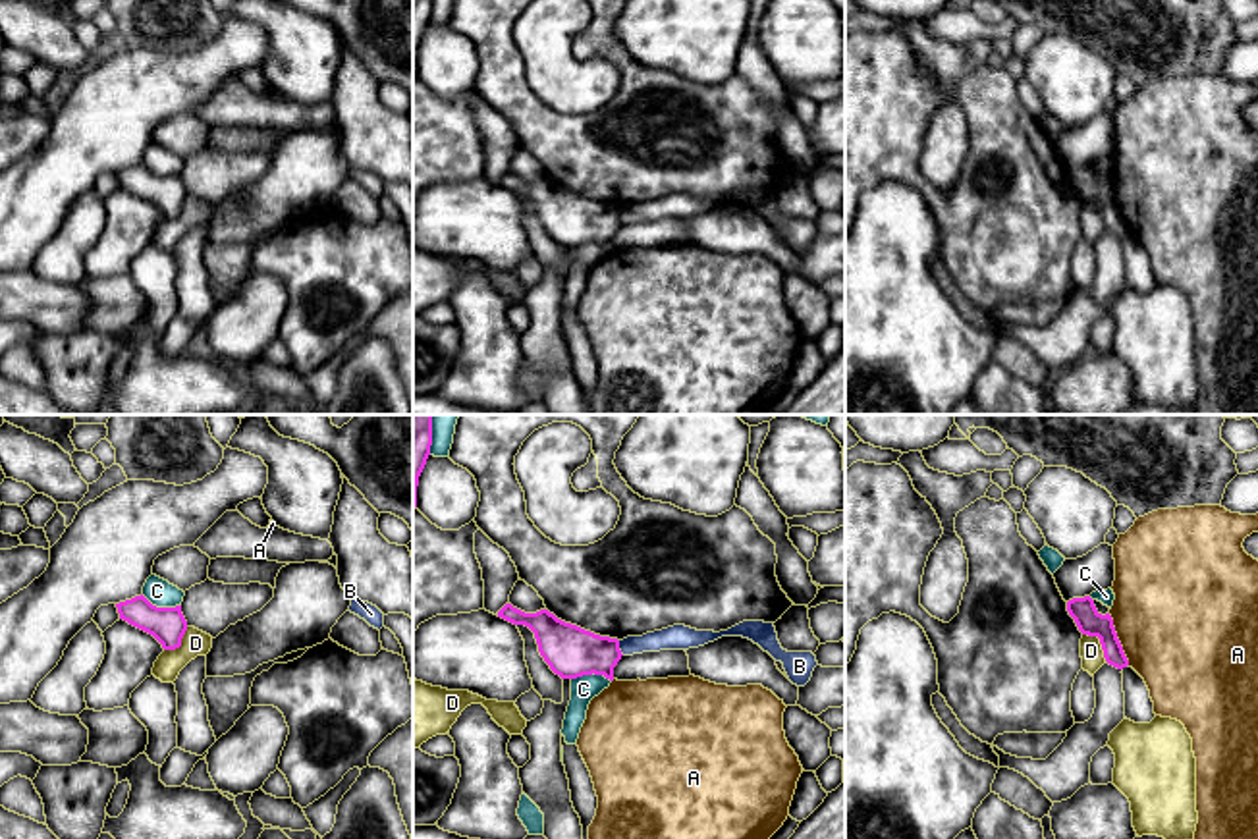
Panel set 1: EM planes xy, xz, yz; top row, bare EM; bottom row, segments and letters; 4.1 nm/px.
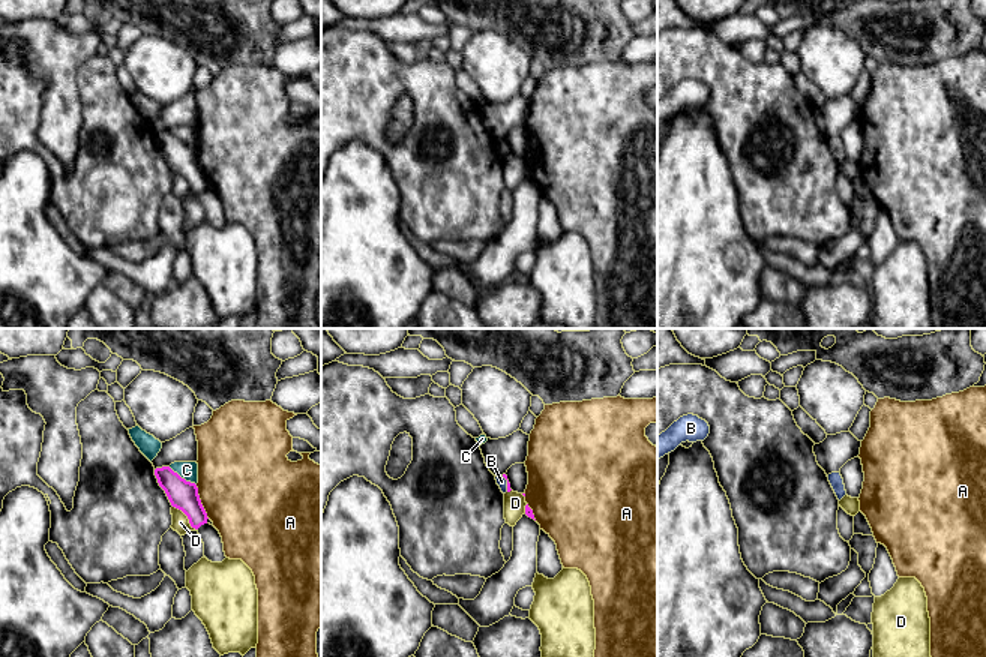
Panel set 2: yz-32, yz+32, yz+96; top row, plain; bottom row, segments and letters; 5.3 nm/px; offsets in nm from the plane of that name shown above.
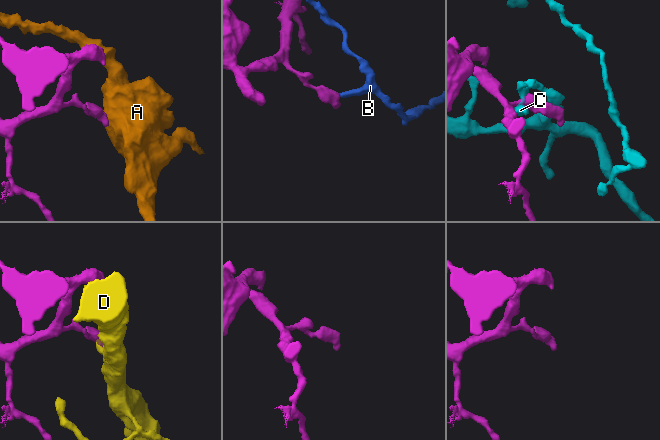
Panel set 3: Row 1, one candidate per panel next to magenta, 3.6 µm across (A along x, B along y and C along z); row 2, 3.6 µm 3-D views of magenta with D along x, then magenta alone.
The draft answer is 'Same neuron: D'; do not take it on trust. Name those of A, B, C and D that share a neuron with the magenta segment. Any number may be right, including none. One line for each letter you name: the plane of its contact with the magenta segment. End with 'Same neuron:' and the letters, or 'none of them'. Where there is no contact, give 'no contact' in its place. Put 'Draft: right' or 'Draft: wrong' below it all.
Same neuron: none of them
Draft: wrong

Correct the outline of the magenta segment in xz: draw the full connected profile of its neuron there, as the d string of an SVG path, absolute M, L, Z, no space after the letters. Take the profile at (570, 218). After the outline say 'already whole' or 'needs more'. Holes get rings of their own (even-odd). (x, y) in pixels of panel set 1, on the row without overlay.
M506 172L498 185L529 195L534 201L540 224L561 247L594 241L614 249L614 235L623 224L617 206L600 204L565 191L548 177L525 181Z; already whole

